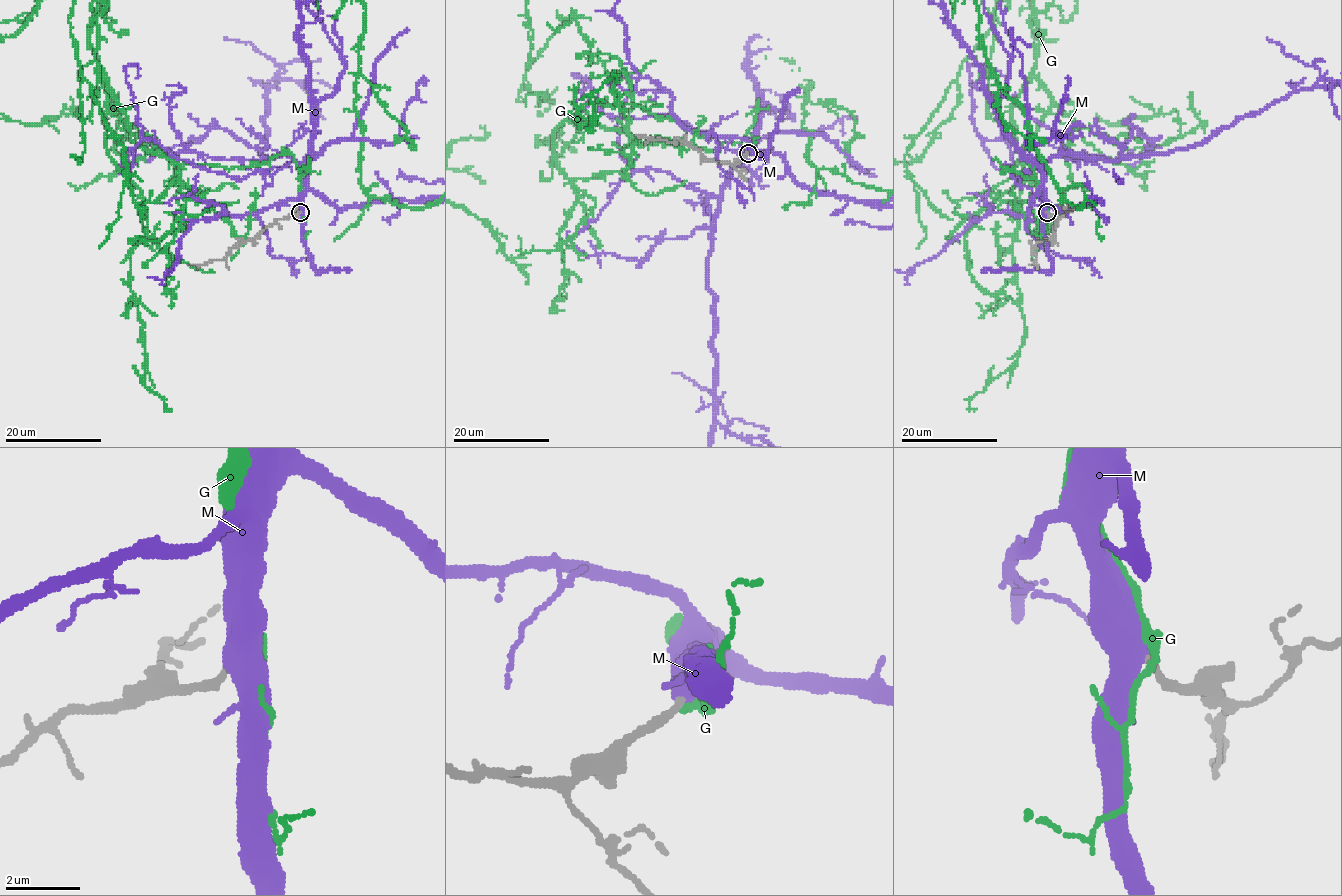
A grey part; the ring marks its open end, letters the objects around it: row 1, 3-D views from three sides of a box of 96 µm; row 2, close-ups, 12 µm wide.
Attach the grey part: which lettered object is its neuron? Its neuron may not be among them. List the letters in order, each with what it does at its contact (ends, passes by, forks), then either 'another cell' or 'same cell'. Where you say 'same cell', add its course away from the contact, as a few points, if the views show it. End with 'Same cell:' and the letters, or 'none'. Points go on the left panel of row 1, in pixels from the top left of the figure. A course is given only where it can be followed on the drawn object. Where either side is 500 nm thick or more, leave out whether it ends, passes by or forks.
G: it passes by | another cell
M: same cell
Same cell: M

